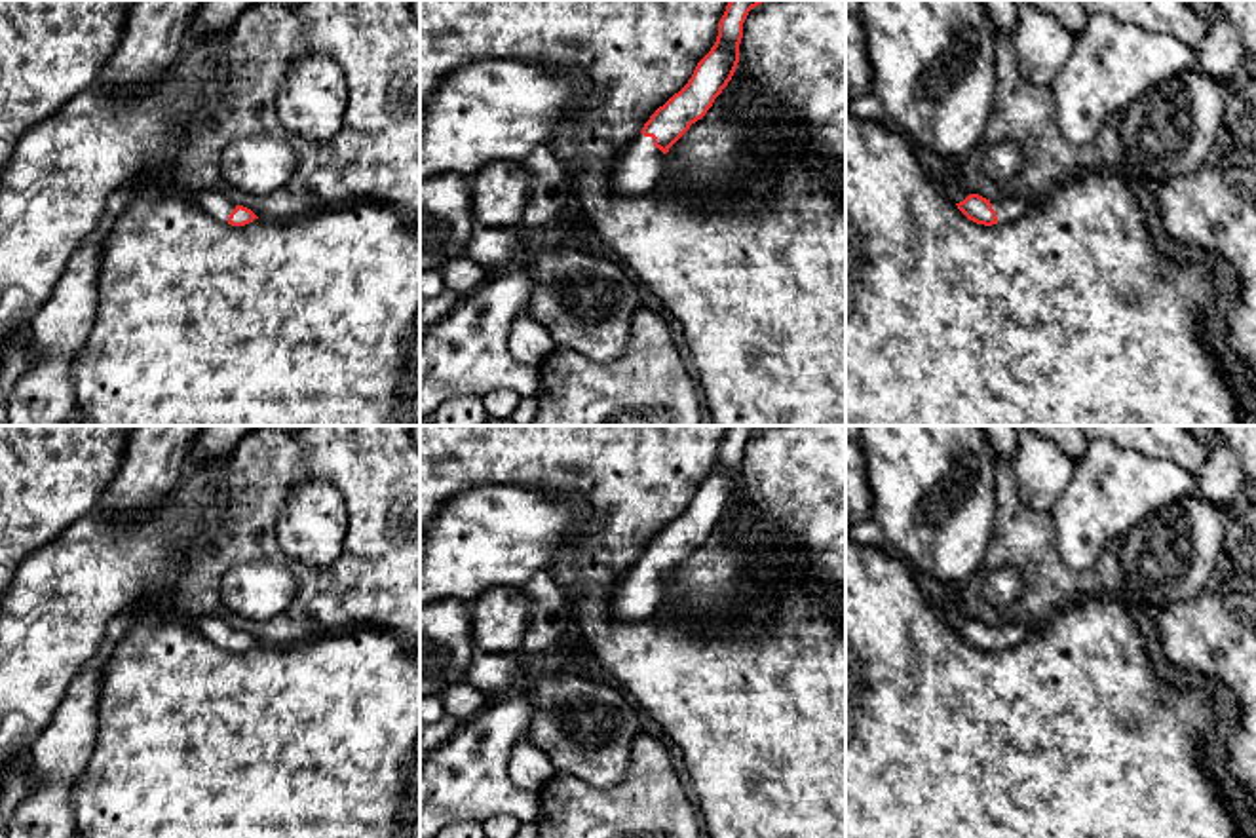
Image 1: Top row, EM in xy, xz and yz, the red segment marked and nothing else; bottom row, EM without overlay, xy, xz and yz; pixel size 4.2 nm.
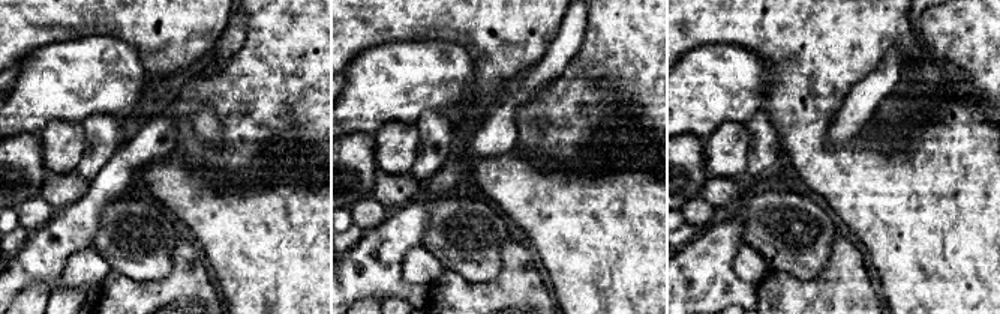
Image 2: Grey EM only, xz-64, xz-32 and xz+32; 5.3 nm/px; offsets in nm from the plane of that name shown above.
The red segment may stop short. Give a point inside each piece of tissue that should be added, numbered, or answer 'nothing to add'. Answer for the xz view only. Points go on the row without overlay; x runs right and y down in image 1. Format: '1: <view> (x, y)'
1: xz (639, 595)

